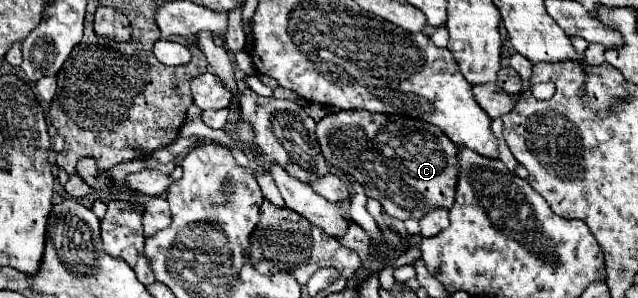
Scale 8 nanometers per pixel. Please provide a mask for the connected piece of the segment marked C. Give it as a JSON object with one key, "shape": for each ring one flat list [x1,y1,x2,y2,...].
{"shape":[[348,110,328,114,316,124,316,136,326,162,362,184,368,198,380,200,386,214,406,220,422,218,428,210,454,204,456,144,436,126,410,116]]}

